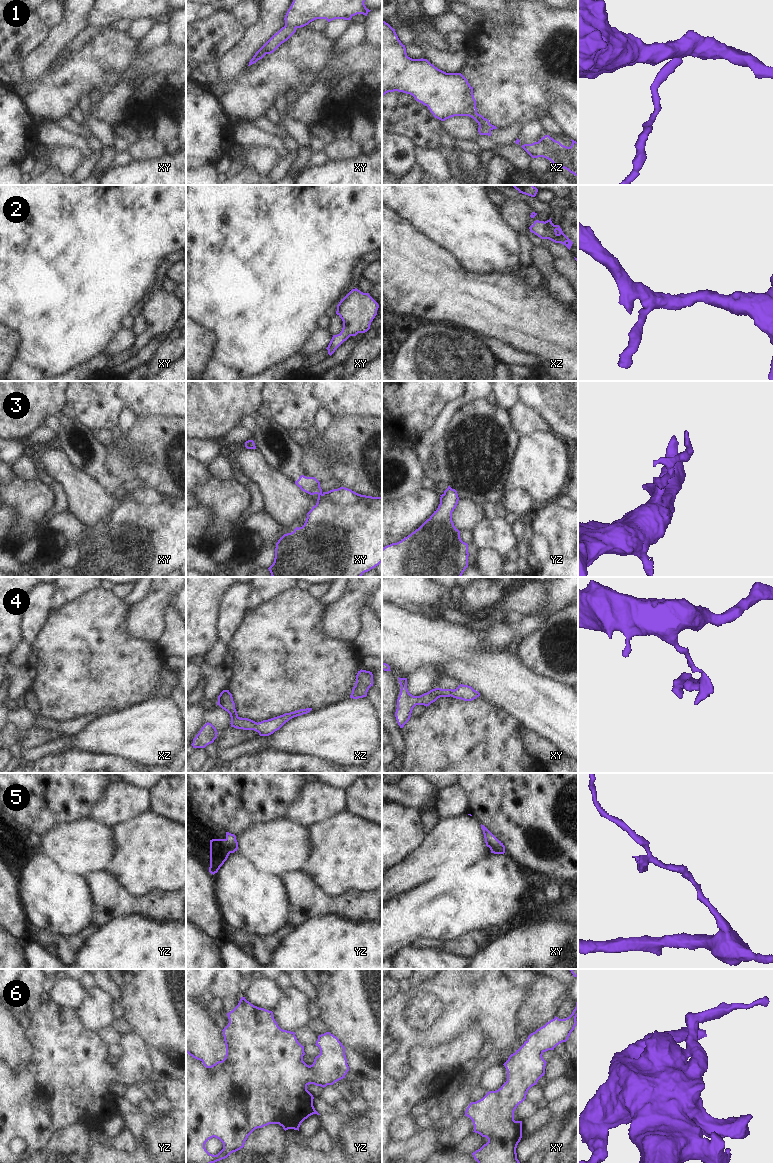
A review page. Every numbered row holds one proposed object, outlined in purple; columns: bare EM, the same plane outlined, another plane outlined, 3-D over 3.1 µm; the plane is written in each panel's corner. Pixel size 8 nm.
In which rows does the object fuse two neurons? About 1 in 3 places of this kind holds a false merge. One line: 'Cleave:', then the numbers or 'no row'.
Cleave: 1, 3

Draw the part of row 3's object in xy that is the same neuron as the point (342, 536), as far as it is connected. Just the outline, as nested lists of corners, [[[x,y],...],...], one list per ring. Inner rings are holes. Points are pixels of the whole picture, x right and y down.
[[[340,487],[323,492],[307,513],[302,527],[284,534],[276,543],[275,558],[268,568],[272,577],[361,577],[382,562],[382,497],[358,494]]]

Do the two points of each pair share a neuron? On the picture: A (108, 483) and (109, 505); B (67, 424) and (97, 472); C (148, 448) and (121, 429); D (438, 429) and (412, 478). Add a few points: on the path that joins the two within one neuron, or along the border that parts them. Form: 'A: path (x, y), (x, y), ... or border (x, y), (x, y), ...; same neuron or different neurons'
A: border (98, 482), (115, 495); different neurons
B: path (66, 438), (70, 447), (82, 459), (83, 466); same neuron
C: border (134, 421), (130, 430), (123, 437), (116, 433); different neurons
D: border (414, 443), (414, 448), (425, 473); different neurons

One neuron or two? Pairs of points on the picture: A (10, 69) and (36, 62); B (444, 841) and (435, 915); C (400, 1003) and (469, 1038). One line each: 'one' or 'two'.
A: two
B: two
C: two

